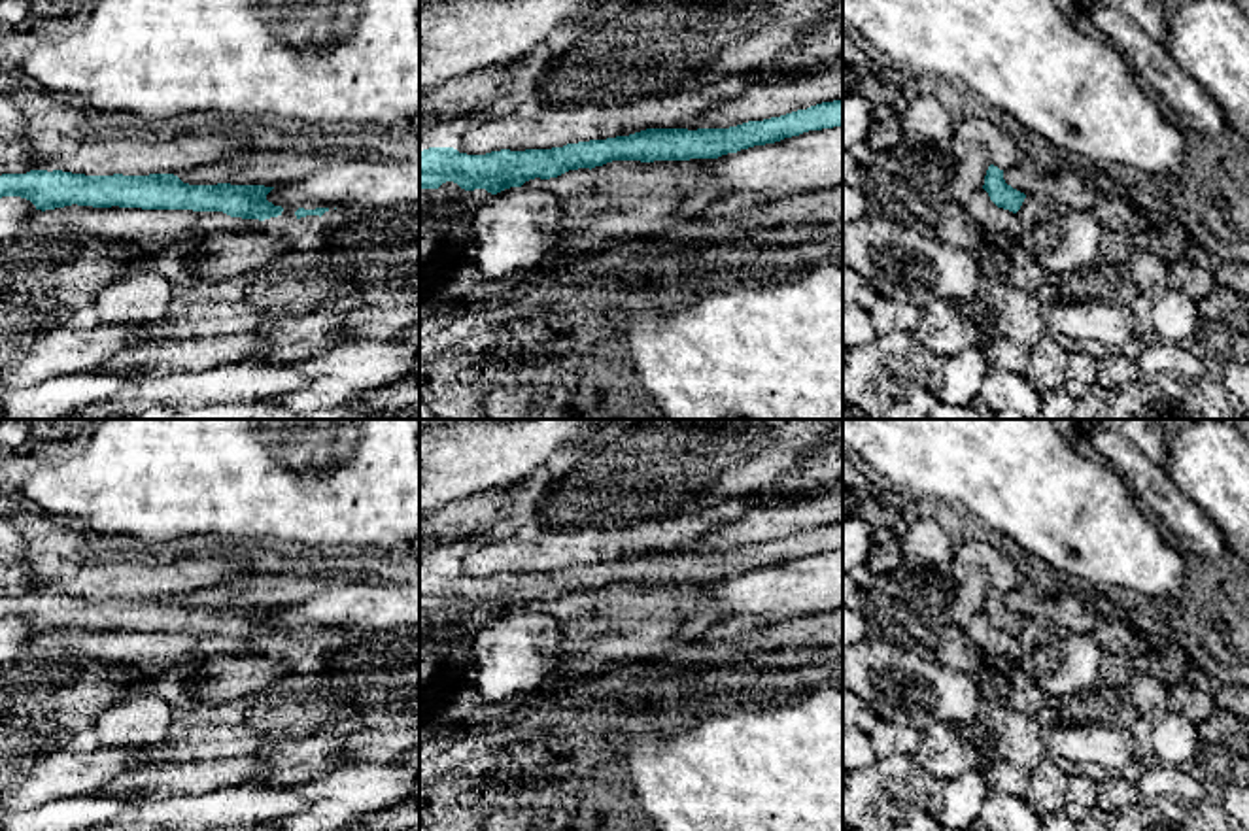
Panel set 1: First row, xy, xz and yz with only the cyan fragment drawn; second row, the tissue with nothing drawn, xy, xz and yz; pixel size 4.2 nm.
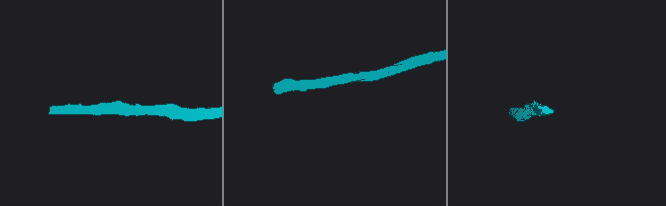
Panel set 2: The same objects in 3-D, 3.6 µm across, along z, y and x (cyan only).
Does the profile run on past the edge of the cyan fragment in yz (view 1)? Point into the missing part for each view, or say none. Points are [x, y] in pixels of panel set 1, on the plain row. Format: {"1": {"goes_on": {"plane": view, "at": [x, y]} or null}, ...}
{"1": {"goes_on": null}}

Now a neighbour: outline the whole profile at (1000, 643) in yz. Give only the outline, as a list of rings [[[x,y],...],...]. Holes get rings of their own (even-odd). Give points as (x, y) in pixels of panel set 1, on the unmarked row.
[[[979,612],[971,618],[966,627],[967,636],[979,644],[984,653],[1005,655],[1007,659],[1018,663],[1020,659],[1020,642],[1017,636],[998,631],[984,612]]]

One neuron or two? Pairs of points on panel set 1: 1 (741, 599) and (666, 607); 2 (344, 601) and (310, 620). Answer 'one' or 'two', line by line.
1: two
2: one

